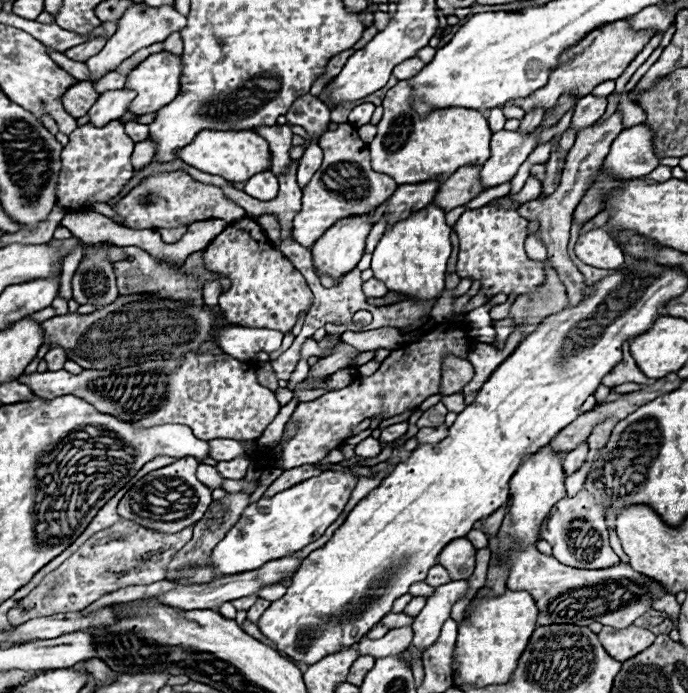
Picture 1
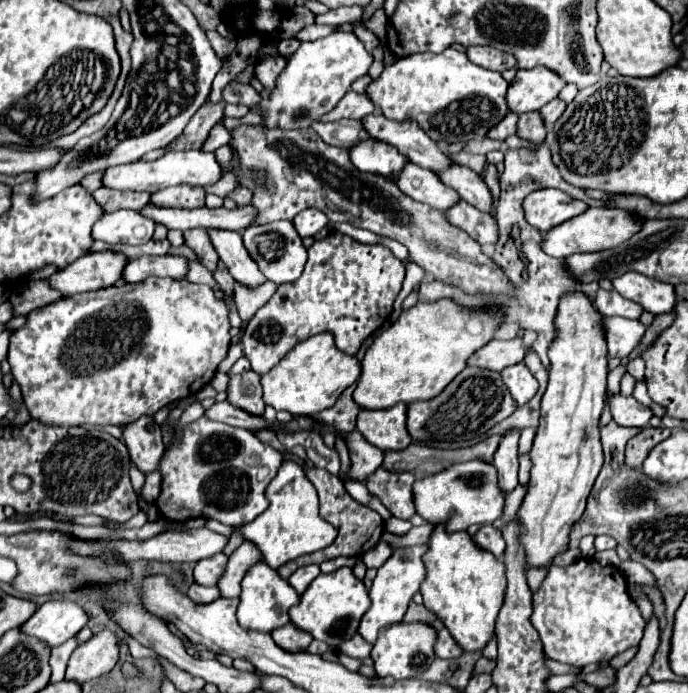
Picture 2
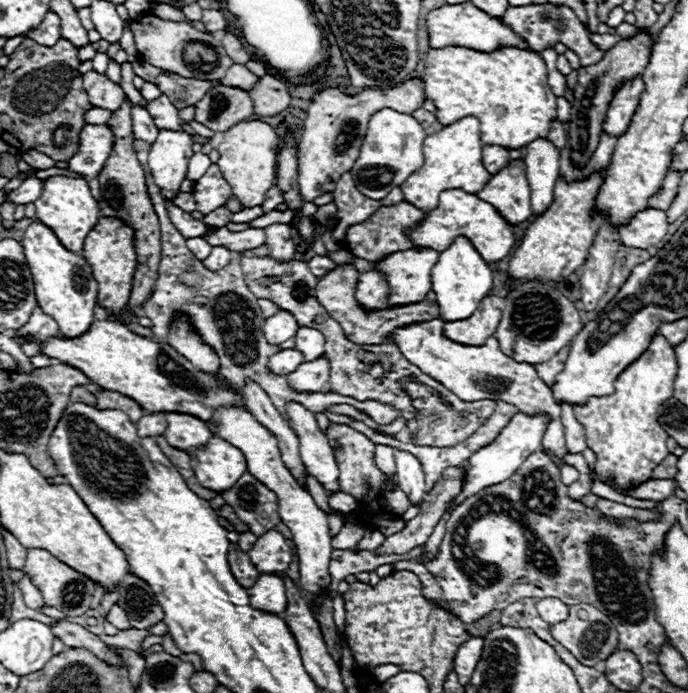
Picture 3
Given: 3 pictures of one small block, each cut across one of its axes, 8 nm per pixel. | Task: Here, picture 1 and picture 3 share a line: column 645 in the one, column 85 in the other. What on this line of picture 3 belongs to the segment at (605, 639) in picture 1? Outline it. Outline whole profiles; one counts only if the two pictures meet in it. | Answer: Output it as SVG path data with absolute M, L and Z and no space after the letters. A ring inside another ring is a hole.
M60 620L58 624L52 626L52 632L56 638L60 638L68 648L84 648L88 652L92 652L94 656L98 656L100 660L108 662L110 666L118 666L120 658L118 654L114 654L114 650L110 650L108 644L104 644L96 634L88 632L86 628L74 624L74 622L66 622Z

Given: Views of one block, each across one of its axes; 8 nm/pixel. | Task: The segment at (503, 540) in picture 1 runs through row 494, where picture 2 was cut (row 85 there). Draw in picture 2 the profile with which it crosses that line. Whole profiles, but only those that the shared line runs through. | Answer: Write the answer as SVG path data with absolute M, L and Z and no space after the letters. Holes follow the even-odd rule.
M536 66L532 70L518 70L508 88L506 104L514 114L534 112L554 100L562 88L562 78L544 66Z

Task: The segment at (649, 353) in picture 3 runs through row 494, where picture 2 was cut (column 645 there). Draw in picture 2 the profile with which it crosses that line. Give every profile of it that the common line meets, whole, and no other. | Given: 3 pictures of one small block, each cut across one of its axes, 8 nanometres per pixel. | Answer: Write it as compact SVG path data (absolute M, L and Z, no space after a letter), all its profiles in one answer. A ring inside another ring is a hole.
M580 558L568 566L548 568L542 586L534 592L532 624L550 660L580 668L610 662L630 646L638 646L646 626L628 594L624 574L614 566L600 566L594 558Z

